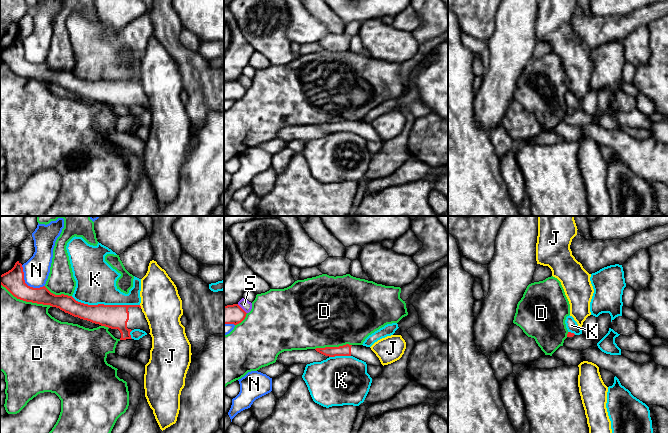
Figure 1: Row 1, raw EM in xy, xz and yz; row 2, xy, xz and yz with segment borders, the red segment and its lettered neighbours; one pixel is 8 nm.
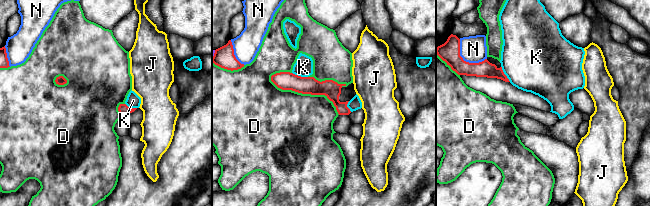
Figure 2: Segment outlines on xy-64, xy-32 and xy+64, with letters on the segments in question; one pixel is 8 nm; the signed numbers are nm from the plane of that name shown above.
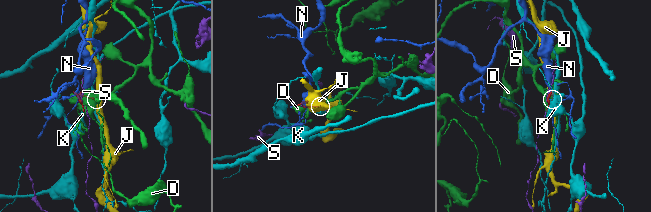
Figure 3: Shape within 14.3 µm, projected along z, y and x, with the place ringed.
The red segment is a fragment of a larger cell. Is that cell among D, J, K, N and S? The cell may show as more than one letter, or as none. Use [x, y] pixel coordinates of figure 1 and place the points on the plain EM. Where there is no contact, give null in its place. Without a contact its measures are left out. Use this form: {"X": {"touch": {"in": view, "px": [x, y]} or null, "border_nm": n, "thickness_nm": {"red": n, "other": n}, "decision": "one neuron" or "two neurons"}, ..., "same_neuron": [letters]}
{"D": {"touch": {"in": "xy", "px": [26, 77]}, "border_nm": 460, "thickness_nm": {"red": 170, "other": 500}, "decision": "two neurons"}, "J": {"touch": {"in": "xy", "px": [140, 82]}, "border_nm": 30, "thickness_nm": {"red": 190, "other": 320}, "decision": "two neurons"}, "K": {"touch": {"in": "xy", "px": [105, 81]}, "border_nm": 550, "thickness_nm": {"red": 190, "other": 320}, "decision": "two neurons"}, "N": {"touch": {"in": "xy", "px": [25, 59]}, "border_nm": 260, "thickness_nm": {"red": 170, "other": 220}, "decision": "two neurons"}, "S": {"touch": {"in": "xz", "px": [242, 85]}, "border_nm": 110, "thickness_nm": {"red": 160, "other": 80}, "decision": "two neurons"}, "same_neuron": []}

